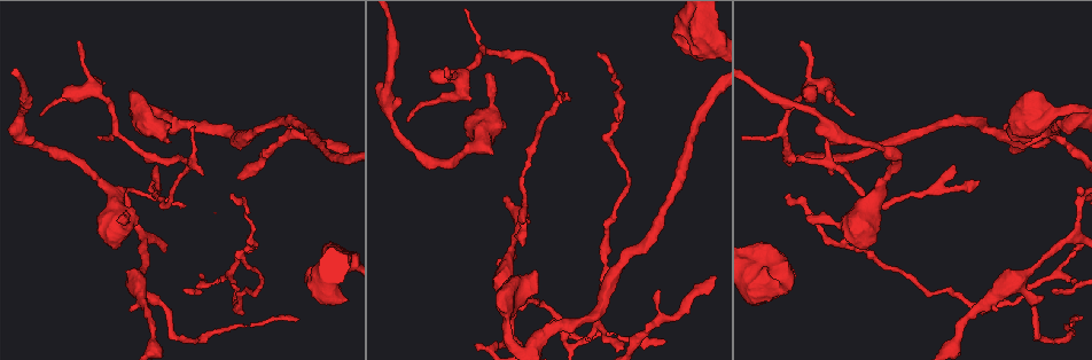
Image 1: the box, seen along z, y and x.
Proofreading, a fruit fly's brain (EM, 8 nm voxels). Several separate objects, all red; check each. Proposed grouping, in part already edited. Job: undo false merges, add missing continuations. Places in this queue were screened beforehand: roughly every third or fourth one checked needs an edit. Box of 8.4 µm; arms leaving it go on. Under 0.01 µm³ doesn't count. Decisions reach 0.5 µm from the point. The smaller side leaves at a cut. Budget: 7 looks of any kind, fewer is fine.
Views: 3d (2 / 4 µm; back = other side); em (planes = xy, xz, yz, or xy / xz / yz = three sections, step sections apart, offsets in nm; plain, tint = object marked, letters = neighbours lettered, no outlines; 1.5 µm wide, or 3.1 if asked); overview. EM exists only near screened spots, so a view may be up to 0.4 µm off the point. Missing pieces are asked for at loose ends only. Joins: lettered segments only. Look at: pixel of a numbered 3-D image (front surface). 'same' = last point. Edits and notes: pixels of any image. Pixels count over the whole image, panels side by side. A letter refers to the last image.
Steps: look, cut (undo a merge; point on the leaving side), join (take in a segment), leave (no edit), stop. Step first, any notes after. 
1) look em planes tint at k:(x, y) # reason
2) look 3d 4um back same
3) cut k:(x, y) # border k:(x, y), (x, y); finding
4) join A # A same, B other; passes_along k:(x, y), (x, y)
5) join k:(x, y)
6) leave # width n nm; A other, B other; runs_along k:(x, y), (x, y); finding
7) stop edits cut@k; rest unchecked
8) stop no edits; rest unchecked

look em planes letters at 1:(232, 193) # thin end

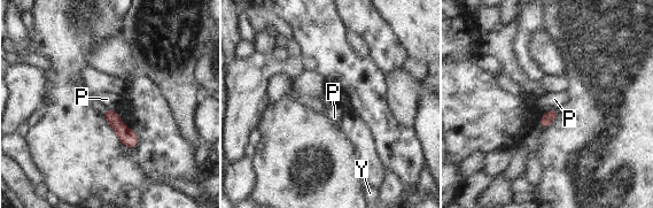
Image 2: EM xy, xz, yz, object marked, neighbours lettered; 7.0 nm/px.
leave # width 80 nm; P other, Y other; border 2:(108, 108), (105, 110); no lettered segment goes on from it

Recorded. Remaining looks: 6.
look 3d 4um at 1:(110, 194) # sudden change in width

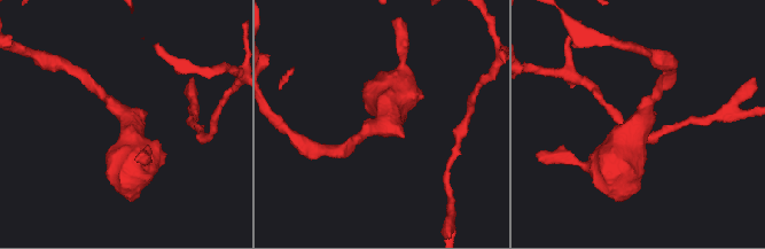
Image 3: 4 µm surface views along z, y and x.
look em planes letters at 3:(644, 116) # arm_widths 170, 650 nm

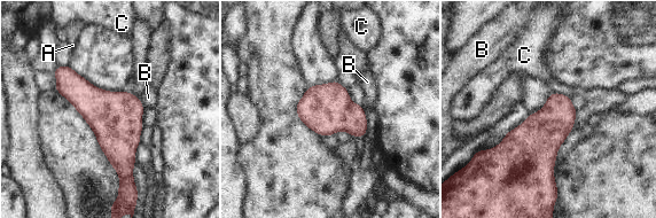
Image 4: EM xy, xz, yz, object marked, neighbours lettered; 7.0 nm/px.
leave # width 240 nm; A other, B other, C other; border 4:(553, 92), (564, 94), (570, 99); one neuron here

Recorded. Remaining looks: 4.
look 3d 4um at 1:(78, 40) # an open end

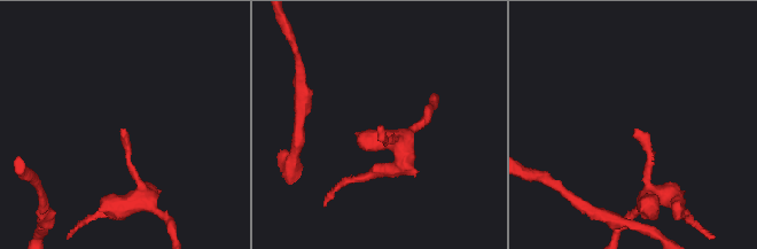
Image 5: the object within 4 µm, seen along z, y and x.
look em planes letters at 5:(379, 127) # need the tissue

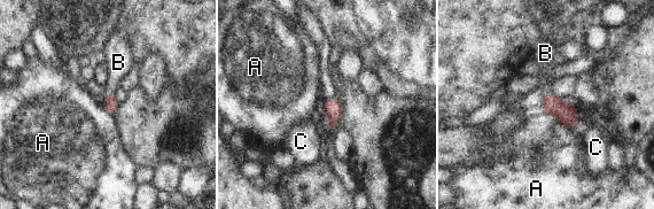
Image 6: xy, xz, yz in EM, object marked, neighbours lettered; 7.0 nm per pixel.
join B # A other, B same, C other; the neuron continues

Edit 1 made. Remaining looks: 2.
stop edits join@6; rest unchecked

